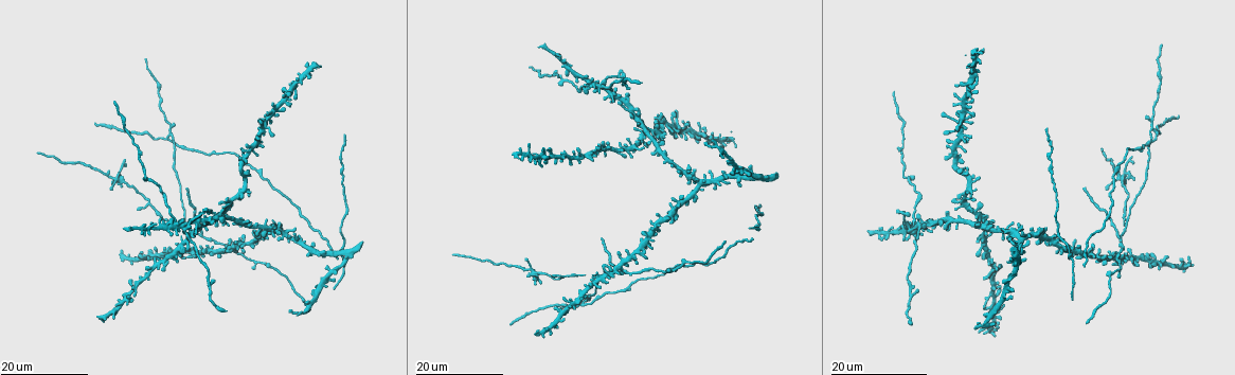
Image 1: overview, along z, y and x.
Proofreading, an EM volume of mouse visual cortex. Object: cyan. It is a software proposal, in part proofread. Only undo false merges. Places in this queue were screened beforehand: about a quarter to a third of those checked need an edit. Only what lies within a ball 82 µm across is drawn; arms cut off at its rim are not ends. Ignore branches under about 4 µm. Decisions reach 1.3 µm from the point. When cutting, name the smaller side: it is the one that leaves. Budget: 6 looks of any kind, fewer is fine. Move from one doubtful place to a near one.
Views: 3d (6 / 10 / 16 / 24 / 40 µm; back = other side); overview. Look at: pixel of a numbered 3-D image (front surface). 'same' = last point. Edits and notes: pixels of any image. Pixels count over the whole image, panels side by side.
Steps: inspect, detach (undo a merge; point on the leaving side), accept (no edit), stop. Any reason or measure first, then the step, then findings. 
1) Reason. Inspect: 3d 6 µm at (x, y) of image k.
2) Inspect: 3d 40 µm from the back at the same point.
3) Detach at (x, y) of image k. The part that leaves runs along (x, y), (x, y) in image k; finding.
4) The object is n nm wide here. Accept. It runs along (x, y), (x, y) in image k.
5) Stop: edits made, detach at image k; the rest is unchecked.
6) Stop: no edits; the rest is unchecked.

Branch point. Inspect: 3d 24 µm at (1118, 237) of image 1.

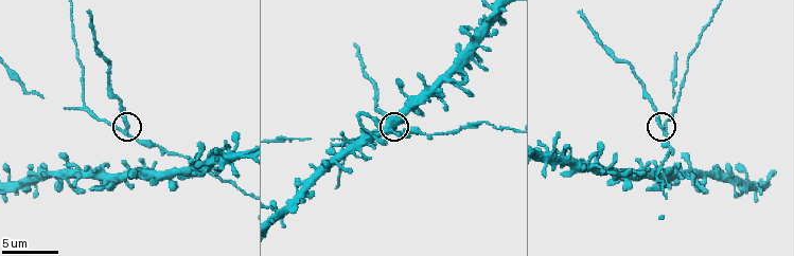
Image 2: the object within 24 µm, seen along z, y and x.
Inspect: 3d 10 µm at (663, 131) of image 2.

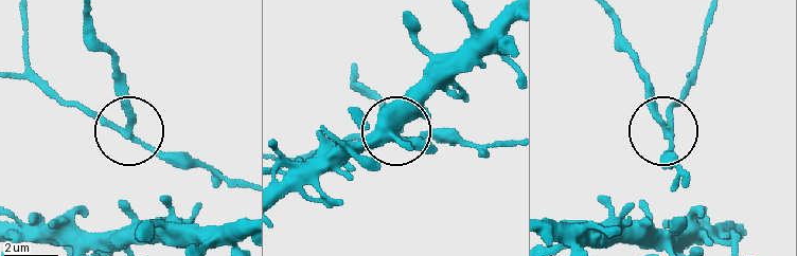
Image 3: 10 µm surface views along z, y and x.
3 arms meet here. Detach at (119, 94) of image 3. Two neurons meet here.

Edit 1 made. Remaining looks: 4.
Inspect: overview.

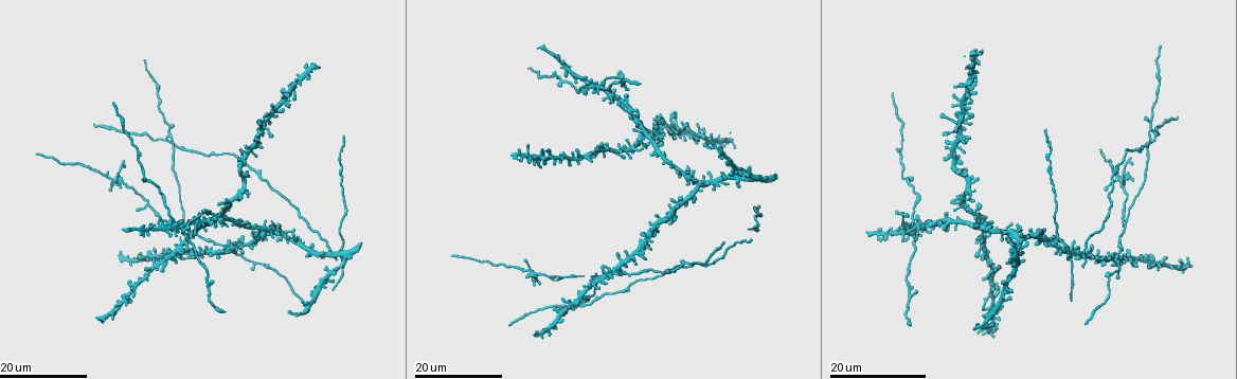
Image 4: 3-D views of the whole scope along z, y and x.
Inspect: 3d 16 µm at (584, 301) of image 4.

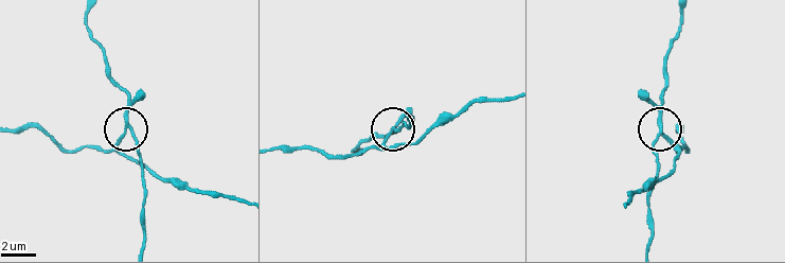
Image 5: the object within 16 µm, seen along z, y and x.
Inspect: 3d 6 µm at (660, 131) of image 5.

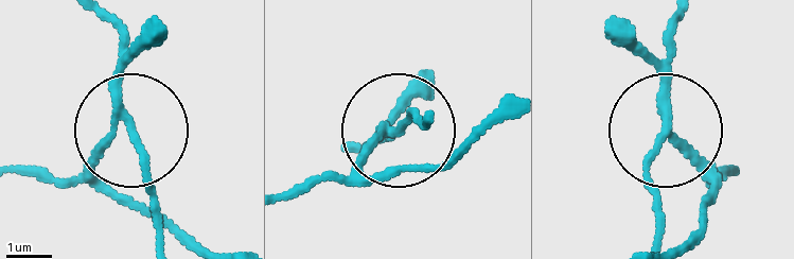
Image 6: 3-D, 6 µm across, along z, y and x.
Detach at (142, 44) of image 6. The part that leaves runs along (117, 96), (105, 183), (196, 240) in image 6; two neurons meet here.

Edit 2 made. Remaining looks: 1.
Stop: edits made, detach at image 3, detach at image 6; the rest is unchecked.

